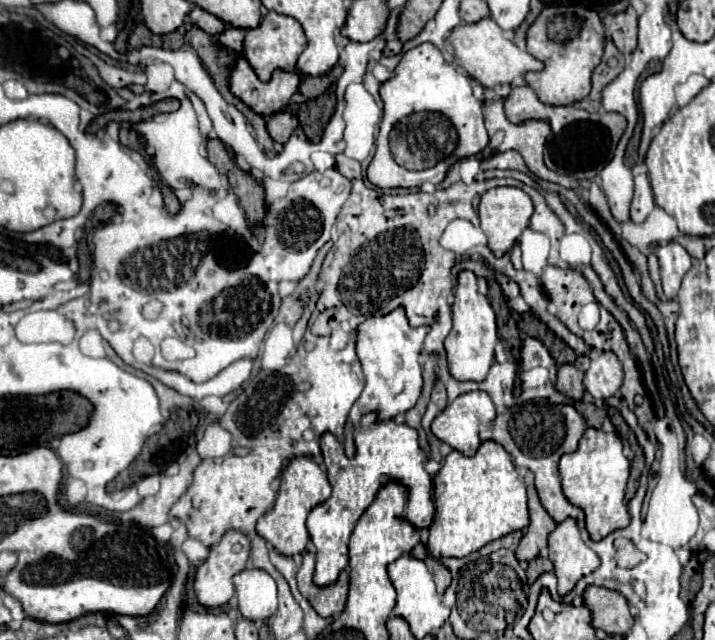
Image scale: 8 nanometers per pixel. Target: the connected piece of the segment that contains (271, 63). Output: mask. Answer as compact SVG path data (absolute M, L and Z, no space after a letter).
M268 11L266 17L260 21L260 25L246 33L244 55L246 55L248 63L252 65L254 73L258 75L258 79L268 81L272 71L276 71L276 69L296 71L296 59L304 51L304 45L306 45L306 35L302 31L302 25L296 19Z

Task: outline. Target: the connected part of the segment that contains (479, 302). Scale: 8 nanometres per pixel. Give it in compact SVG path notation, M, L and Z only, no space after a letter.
M460 271L458 283L454 289L452 303L452 331L448 333L444 347L448 353L448 369L450 375L458 381L484 381L494 361L494 347L498 341L496 316L486 295L478 291L478 283L472 271Z

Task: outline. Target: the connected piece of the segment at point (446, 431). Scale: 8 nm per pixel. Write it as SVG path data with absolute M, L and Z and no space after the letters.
M472 391L456 397L432 421L432 433L462 455L474 455L480 447L478 429L496 417L496 407L488 393Z

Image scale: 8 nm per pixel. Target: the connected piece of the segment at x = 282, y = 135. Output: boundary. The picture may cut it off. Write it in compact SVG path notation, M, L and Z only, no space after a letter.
M278 111L278 113L272 113L268 119L266 119L266 127L268 127L268 133L270 137L276 141L276 143L286 143L288 137L294 133L294 129L298 127L298 119L290 113L290 111Z

